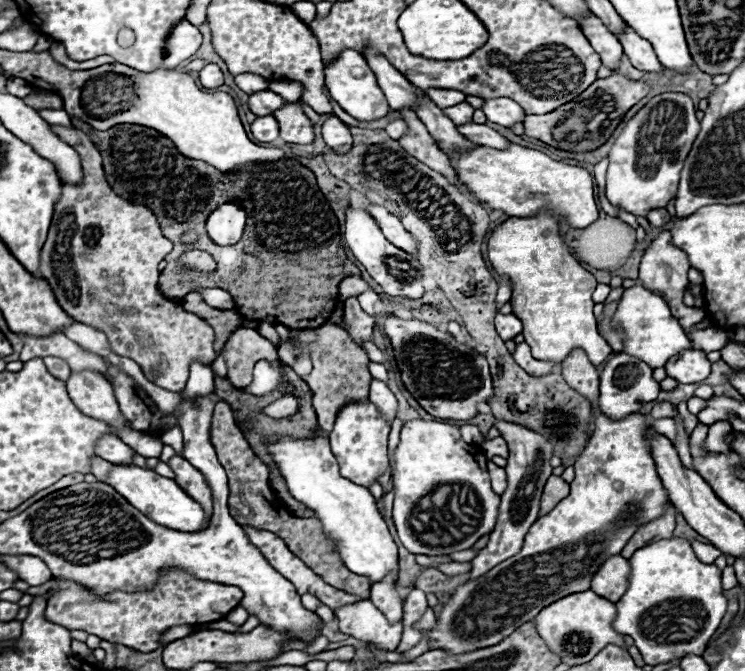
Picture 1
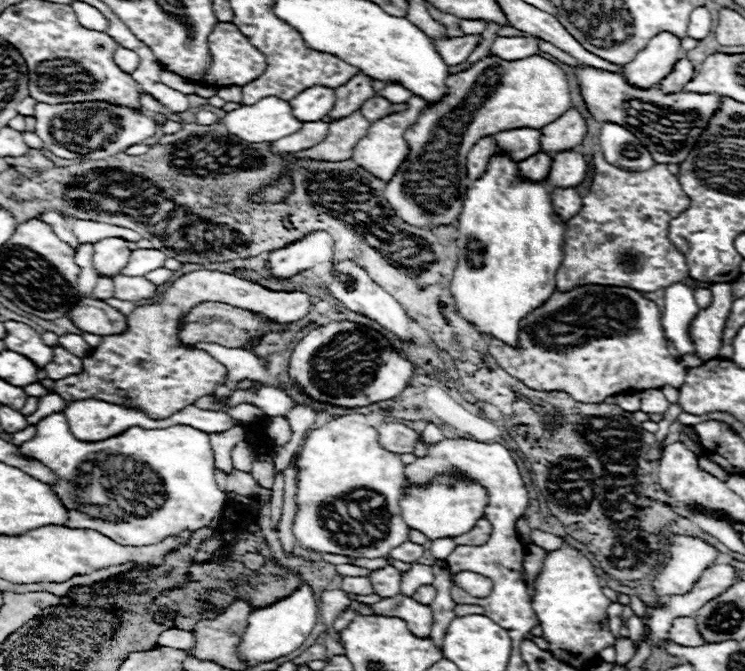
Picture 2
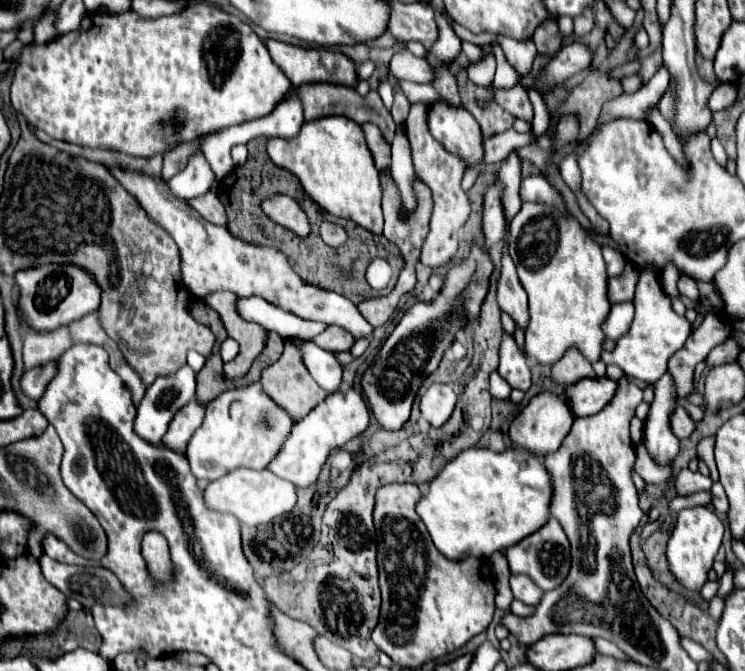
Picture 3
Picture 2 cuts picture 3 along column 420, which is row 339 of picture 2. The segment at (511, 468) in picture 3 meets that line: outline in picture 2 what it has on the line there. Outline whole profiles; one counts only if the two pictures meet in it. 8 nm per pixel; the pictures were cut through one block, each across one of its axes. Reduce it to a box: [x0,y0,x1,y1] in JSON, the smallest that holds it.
[450,154,566,346]

